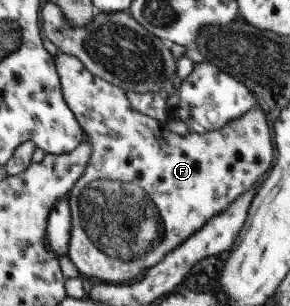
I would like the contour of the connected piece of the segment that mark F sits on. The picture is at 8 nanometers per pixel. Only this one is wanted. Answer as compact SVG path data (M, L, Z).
M58 51L54 57L54 62L55 71L60 81L61 93L68 105L68 110L72 112L72 116L74 116L81 126L83 141L88 141L91 144L91 158L89 158L89 163L84 169L82 176L73 184L73 187L70 188L66 196L69 204L69 213L71 214L67 256L80 274L98 278L98 280L102 280L104 283L123 283L124 280L139 277L145 269L154 266L160 259L164 258L165 254L168 254L183 240L186 240L191 234L198 231L201 226L204 226L208 218L212 215L217 215L221 210L227 209L234 198L251 189L257 178L262 176L266 170L269 170L273 164L270 130L268 130L264 112L262 112L260 107L254 107L254 110L244 112L240 118L229 120L220 128L209 130L205 134L189 132L189 135L186 136L176 135L176 132L168 130L168 119L165 122L158 122L132 109L127 96L120 88L111 85L108 81L102 80L97 76L92 76L74 56Z

